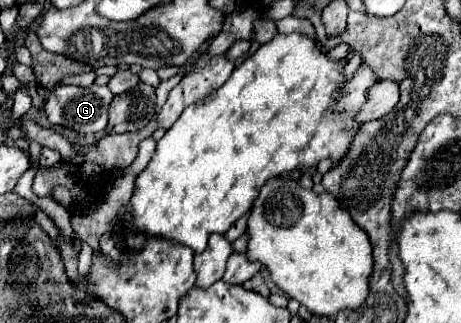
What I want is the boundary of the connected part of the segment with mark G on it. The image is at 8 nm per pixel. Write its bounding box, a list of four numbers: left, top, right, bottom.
[45,83,113,133]

